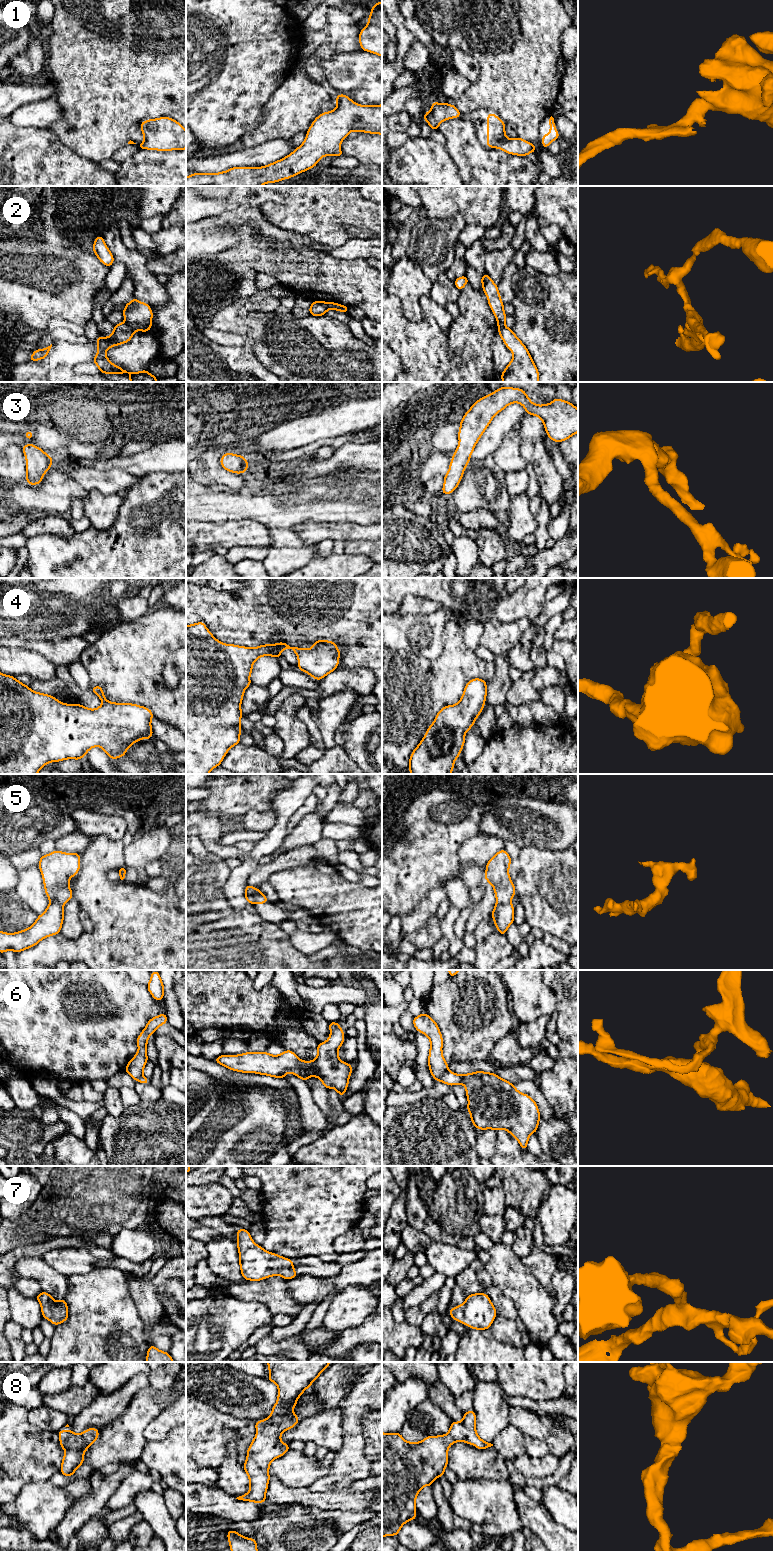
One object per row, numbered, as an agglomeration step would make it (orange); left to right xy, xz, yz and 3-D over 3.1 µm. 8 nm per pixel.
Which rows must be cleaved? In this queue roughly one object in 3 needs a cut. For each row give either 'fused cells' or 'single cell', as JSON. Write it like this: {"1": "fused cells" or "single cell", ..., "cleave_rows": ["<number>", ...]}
{"1": "single cell", "2": "fused cells", "3": "single cell", "4": "single cell", "5": "fused cells", "6": "fused cells", "7": "single cell", "8": "single cell", "cleave_rows": ["2", "5", "6"]}

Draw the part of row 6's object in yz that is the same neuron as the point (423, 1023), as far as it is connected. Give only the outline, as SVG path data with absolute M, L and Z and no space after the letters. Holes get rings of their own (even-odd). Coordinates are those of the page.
M421 1013L413 1018L413 1025L416 1031L423 1033L430 1040L428 1057L429 1070L435 1081L448 1071L448 1063L445 1061L442 1052L443 1037L437 1023L426 1013Z

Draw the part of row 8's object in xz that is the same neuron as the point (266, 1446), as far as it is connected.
M267 1362L269 1368L269 1381L274 1382L278 1387L277 1402L272 1408L271 1415L255 1422L257 1435L247 1450L246 1461L243 1468L249 1476L250 1491L236 1499L262 1504L266 1501L266 1491L270 1481L270 1463L289 1451L289 1444L281 1442L281 1434L285 1430L292 1429L300 1420L293 1412L298 1398L309 1388L313 1381L330 1365L331 1362Z

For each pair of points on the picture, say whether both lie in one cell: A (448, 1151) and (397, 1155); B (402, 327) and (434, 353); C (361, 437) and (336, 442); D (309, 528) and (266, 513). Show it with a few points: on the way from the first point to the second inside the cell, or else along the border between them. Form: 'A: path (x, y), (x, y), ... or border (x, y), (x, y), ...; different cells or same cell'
A: path (435, 1151), (427, 1151), (423, 1155), (410, 1155); same cell
B: path (410, 335), (426, 351); same cell
C: path (355, 437), (342, 440); same cell
D: border (320, 522), (304, 521), (290, 528); different cells

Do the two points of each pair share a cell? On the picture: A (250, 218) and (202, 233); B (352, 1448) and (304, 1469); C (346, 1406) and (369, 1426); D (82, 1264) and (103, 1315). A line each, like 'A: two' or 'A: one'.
A: one
B: two
C: two
D: two

